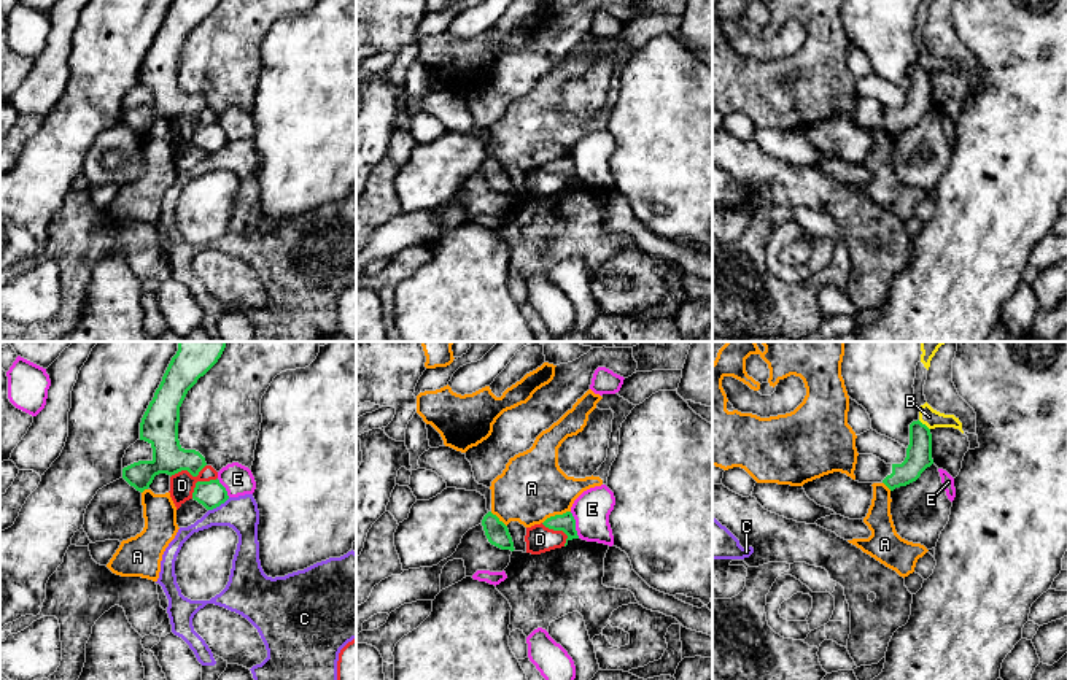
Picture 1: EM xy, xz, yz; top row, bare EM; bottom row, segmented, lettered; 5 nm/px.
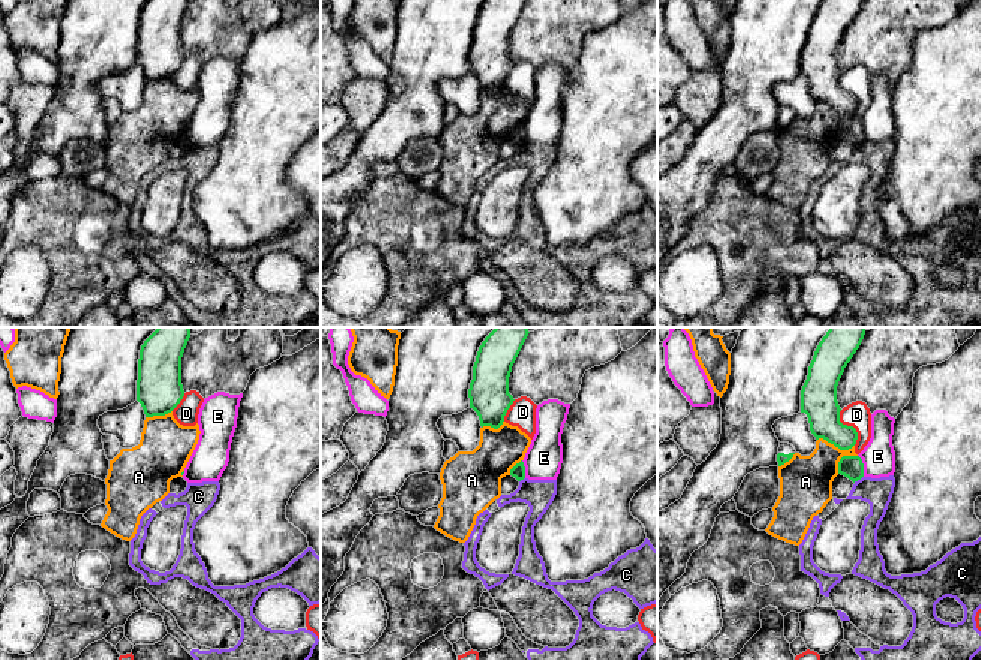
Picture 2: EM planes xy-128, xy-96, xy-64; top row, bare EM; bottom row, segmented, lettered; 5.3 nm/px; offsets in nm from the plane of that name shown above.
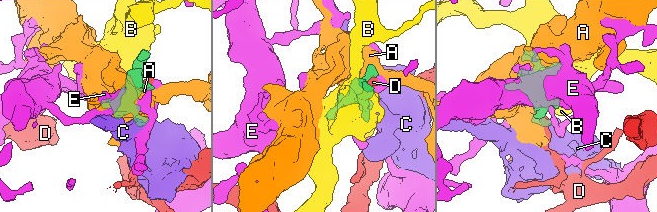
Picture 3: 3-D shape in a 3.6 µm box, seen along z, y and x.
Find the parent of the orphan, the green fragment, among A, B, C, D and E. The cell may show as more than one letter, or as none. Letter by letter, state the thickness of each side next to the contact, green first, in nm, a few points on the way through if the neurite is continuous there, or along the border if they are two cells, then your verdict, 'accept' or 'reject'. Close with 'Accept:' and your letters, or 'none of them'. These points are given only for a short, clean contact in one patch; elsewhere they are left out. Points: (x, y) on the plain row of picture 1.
A: 90/340 nm | reject
B: 130/90 nm | reject
C: 140/170 nm | along xy (229, 142), (209, 154) | reject
D: 180/130 nm | reject
E: 90/190 nm | reject
Accept: none of them

